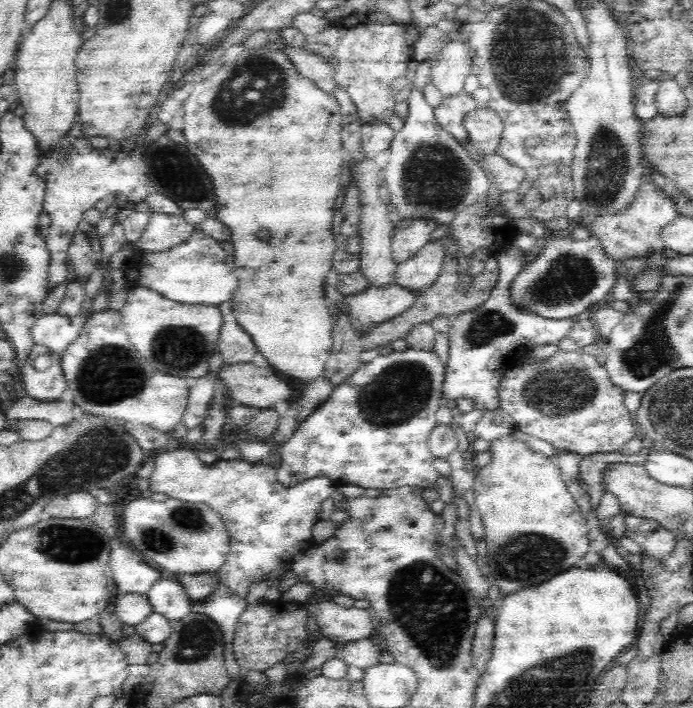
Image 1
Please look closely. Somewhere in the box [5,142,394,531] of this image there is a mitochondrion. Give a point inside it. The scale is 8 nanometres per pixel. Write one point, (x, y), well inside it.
(107, 374)

